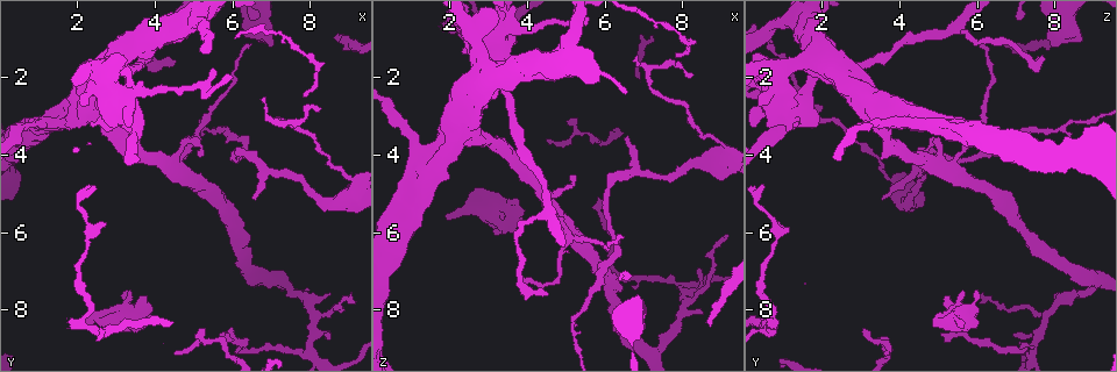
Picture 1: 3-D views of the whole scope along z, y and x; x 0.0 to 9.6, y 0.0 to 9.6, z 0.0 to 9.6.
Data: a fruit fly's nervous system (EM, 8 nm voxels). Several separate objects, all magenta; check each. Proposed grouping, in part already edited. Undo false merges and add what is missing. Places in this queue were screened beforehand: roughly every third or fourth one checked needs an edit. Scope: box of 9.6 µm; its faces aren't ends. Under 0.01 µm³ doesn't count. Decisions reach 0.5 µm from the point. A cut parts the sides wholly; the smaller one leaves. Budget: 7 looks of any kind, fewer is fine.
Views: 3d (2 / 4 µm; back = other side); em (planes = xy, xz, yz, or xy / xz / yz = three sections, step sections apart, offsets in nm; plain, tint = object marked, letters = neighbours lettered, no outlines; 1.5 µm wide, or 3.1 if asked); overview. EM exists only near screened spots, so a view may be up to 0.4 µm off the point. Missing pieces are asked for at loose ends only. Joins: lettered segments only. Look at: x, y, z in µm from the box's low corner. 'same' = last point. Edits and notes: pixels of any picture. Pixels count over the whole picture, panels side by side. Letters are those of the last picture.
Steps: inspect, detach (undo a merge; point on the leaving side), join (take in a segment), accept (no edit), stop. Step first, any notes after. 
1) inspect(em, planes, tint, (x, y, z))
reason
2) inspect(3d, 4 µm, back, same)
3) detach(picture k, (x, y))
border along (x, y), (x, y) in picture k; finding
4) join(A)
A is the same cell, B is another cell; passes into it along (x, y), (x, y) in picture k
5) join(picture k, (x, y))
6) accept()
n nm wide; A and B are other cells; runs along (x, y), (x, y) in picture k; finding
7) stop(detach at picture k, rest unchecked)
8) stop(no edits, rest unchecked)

inspect(em, planes, plain, (8.65, 0.95, 8.35))
branch stops here

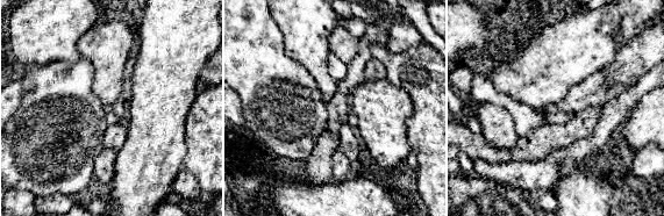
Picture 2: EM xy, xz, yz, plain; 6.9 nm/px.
inspect(em, planes, letters, same)
see the neighbours

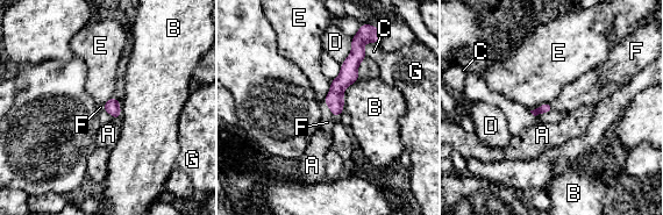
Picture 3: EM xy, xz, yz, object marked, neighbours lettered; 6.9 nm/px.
join(picture 3, (327, 122))
B touches over 240 nm; F is the same cell, A, B, C, D, E and G are other cells; it goes on there

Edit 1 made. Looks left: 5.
inspect(em, planes, letters, (1.45, 3.10, 3.95))
thick turns thin

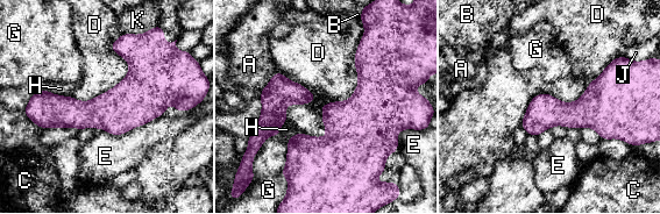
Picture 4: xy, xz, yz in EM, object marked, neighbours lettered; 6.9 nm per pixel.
accept()
A, B, C, D, E, G, H, J and K are other cells; border along (364, 31), (299, 133) in picture 4; continuous, no second neuron

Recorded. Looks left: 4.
inspect(em, xz, step 8, letters, (1.85, 8.35, 5.70))
free end

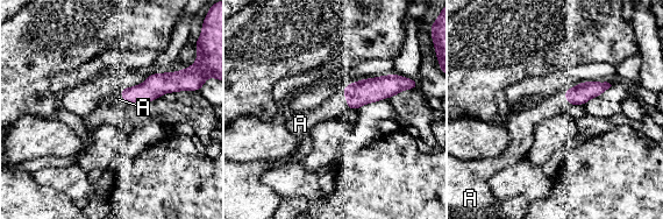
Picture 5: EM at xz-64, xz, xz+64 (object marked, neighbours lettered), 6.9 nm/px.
inspect(em, planes, letters, same)
cut it another way

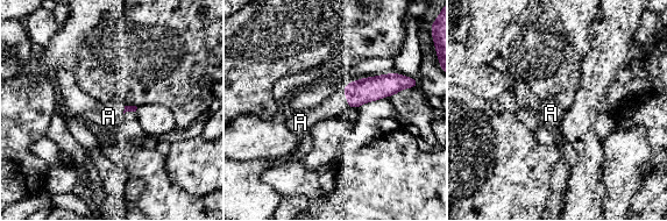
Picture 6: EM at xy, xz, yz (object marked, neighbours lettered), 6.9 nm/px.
join(picture 6, (335, 104))
A is the same cell; it goes on there

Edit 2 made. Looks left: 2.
stop(join at picture 3, join at picture 6, rest unchecked)

